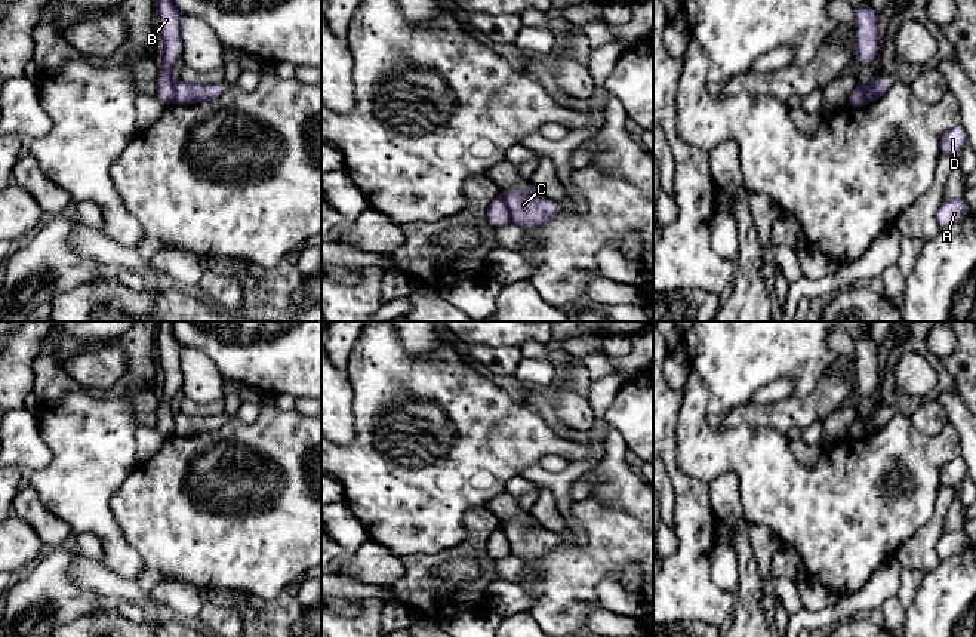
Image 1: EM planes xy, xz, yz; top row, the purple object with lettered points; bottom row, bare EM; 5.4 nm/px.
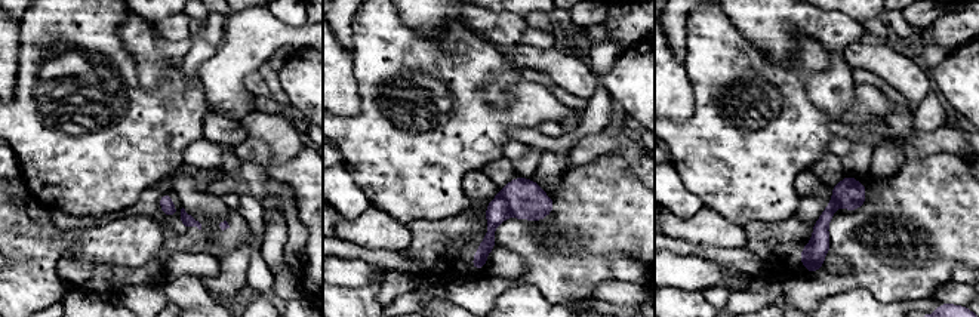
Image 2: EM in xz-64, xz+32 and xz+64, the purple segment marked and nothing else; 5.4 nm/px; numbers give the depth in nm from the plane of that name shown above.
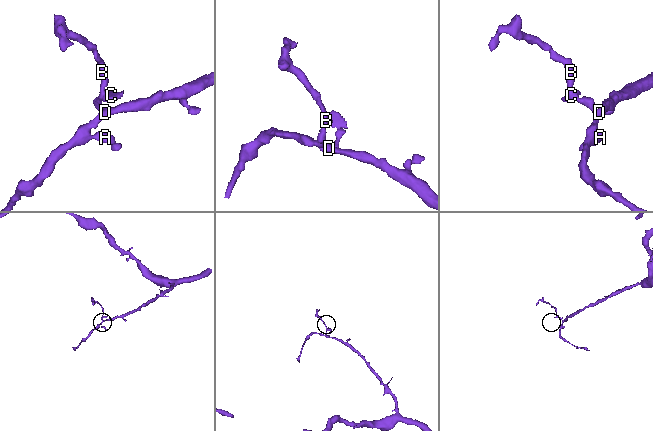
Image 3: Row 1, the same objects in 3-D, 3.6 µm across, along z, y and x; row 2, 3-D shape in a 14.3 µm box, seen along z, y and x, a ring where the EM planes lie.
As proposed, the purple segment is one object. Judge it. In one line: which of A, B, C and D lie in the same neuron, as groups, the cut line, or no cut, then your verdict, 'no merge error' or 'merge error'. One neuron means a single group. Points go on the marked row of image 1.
A B D / C | xz (499, 196), (511, 219) | merge error

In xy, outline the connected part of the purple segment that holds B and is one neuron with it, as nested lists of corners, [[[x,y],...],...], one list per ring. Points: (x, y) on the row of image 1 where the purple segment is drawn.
[[[157,0],[156,16],[161,43],[156,96],[169,105],[175,96],[175,81],[172,80],[170,68],[181,58],[184,47],[181,39],[182,13],[175,7],[173,0]]]

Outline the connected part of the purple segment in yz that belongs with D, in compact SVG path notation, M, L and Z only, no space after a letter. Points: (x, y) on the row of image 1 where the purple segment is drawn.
M955 124L940 136L940 156L958 157L966 144L966 130Z

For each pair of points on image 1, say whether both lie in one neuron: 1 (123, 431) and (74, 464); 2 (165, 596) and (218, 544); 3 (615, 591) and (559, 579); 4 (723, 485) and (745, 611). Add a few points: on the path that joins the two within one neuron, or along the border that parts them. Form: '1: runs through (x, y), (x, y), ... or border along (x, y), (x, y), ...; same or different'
1: runs through (111, 434), (86, 457); same
2: border along (151, 593), (169, 579), (193, 584), (206, 593); different
3: border along (610, 572), (597, 584), (597, 597), (602, 608); different
4: runs through (733, 516), (739, 525), (747, 579); same

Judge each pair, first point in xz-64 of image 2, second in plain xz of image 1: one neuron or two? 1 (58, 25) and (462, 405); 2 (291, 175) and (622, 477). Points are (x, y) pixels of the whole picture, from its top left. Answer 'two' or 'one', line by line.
1: one
2: one

